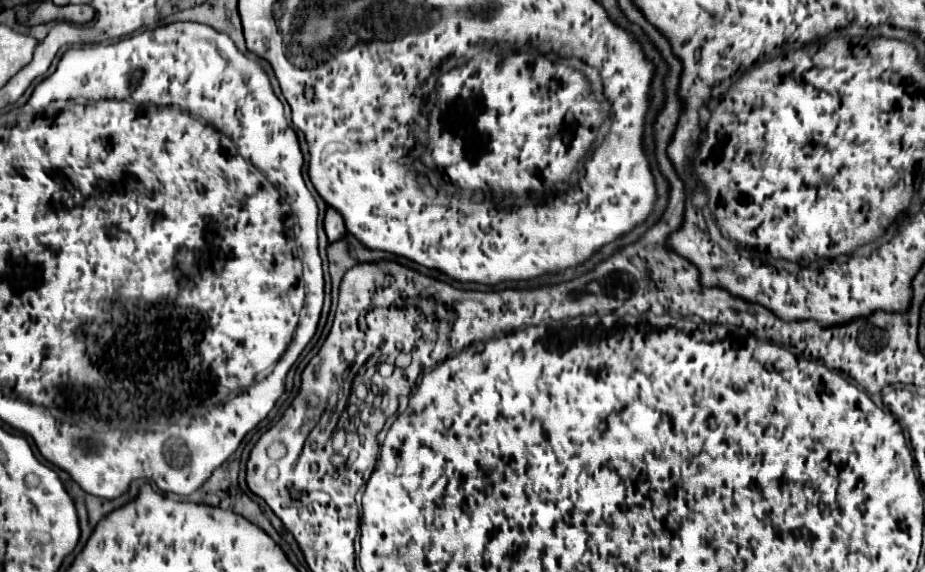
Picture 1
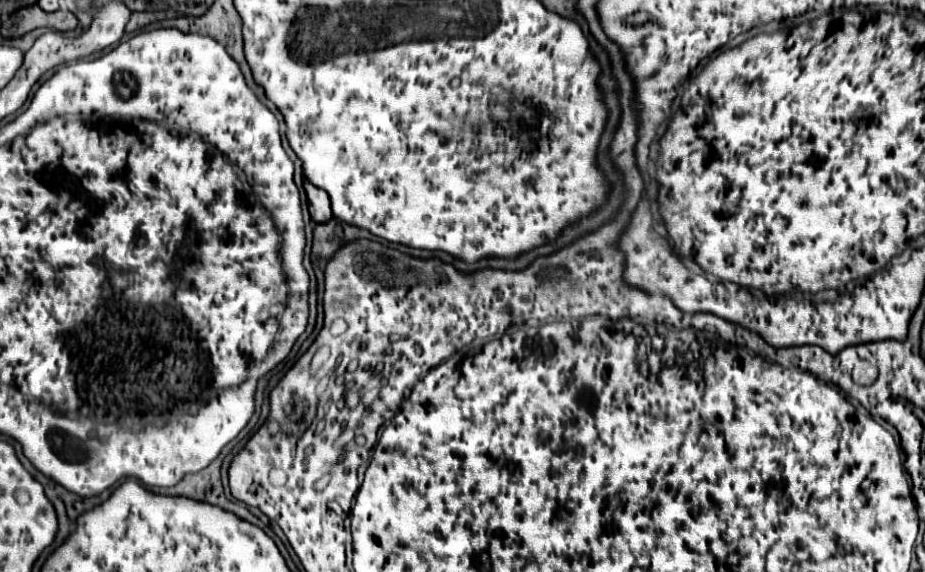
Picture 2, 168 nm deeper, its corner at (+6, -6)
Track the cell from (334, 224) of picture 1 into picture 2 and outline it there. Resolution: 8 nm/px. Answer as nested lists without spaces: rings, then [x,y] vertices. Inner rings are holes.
[[[304,180],[304,190],[306,190],[306,196],[308,196],[308,210],[310,210],[312,220],[316,224],[330,220],[332,210],[330,210],[328,194],[322,188],[316,188],[314,184],[310,184],[308,180]]]

